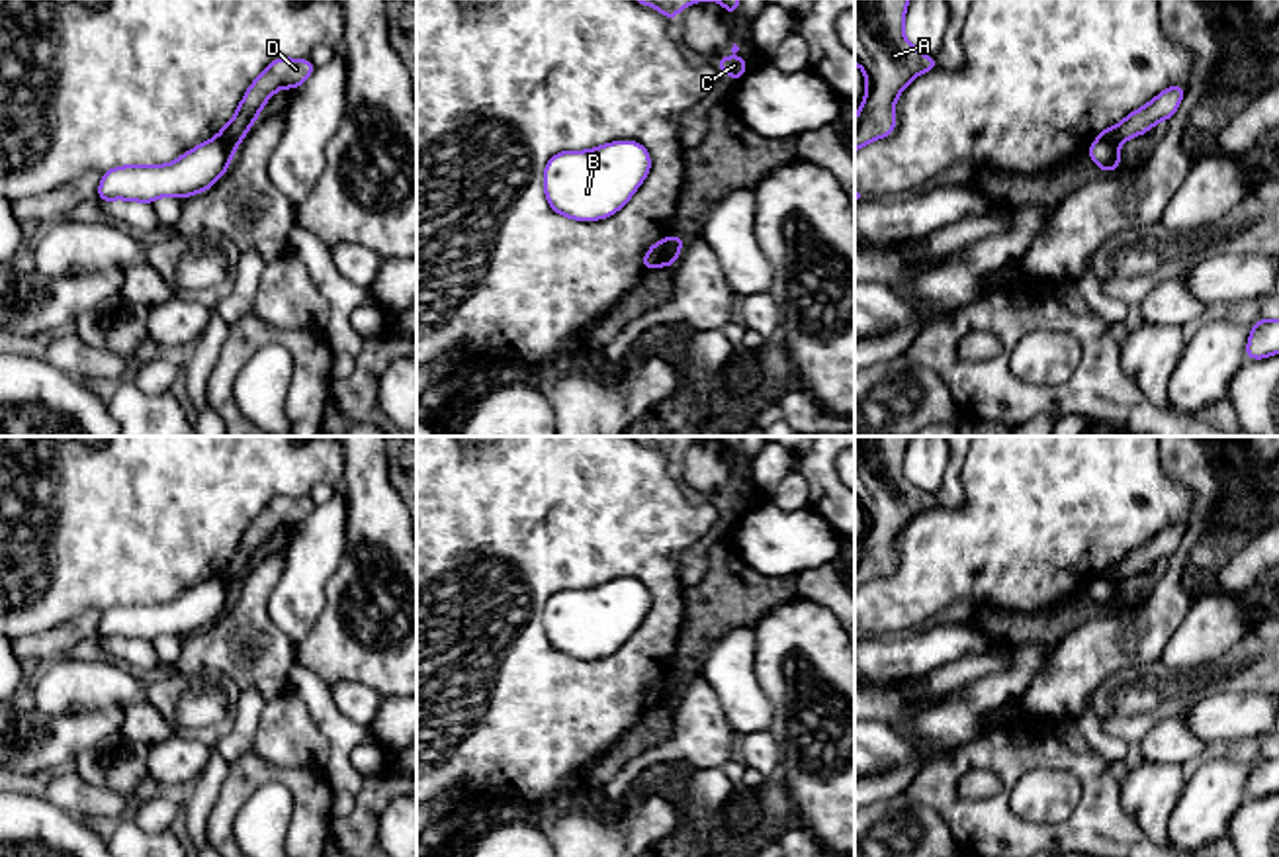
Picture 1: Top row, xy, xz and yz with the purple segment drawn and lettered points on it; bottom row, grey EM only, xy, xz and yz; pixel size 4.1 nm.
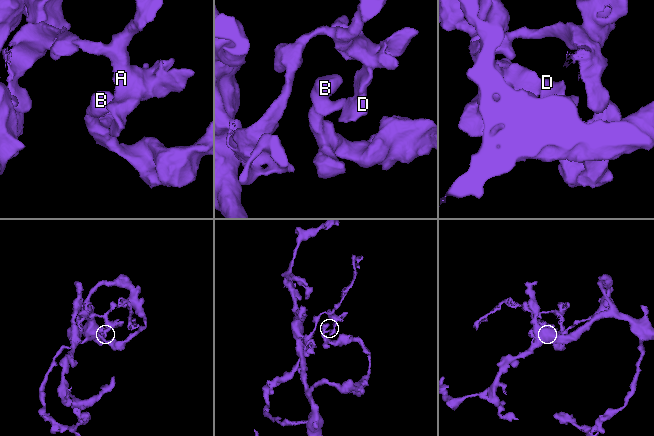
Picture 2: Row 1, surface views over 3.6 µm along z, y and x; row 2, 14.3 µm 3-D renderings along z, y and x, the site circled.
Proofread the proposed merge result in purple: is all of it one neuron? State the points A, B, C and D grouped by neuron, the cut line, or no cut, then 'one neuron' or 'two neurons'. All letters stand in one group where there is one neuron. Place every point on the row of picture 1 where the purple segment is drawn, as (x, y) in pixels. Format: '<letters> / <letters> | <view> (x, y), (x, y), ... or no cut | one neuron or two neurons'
A C D / B | xz (669, 241), (658, 265) | two neurons

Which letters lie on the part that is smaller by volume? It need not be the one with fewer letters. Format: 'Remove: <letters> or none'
Remove: A, C, D

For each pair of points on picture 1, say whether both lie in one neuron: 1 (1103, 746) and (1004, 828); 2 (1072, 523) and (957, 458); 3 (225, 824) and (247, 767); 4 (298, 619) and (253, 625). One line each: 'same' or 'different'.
1: different
2: different
3: same
4: different

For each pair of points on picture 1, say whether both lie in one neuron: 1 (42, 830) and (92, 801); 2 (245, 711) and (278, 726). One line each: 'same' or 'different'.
1: different
2: different

